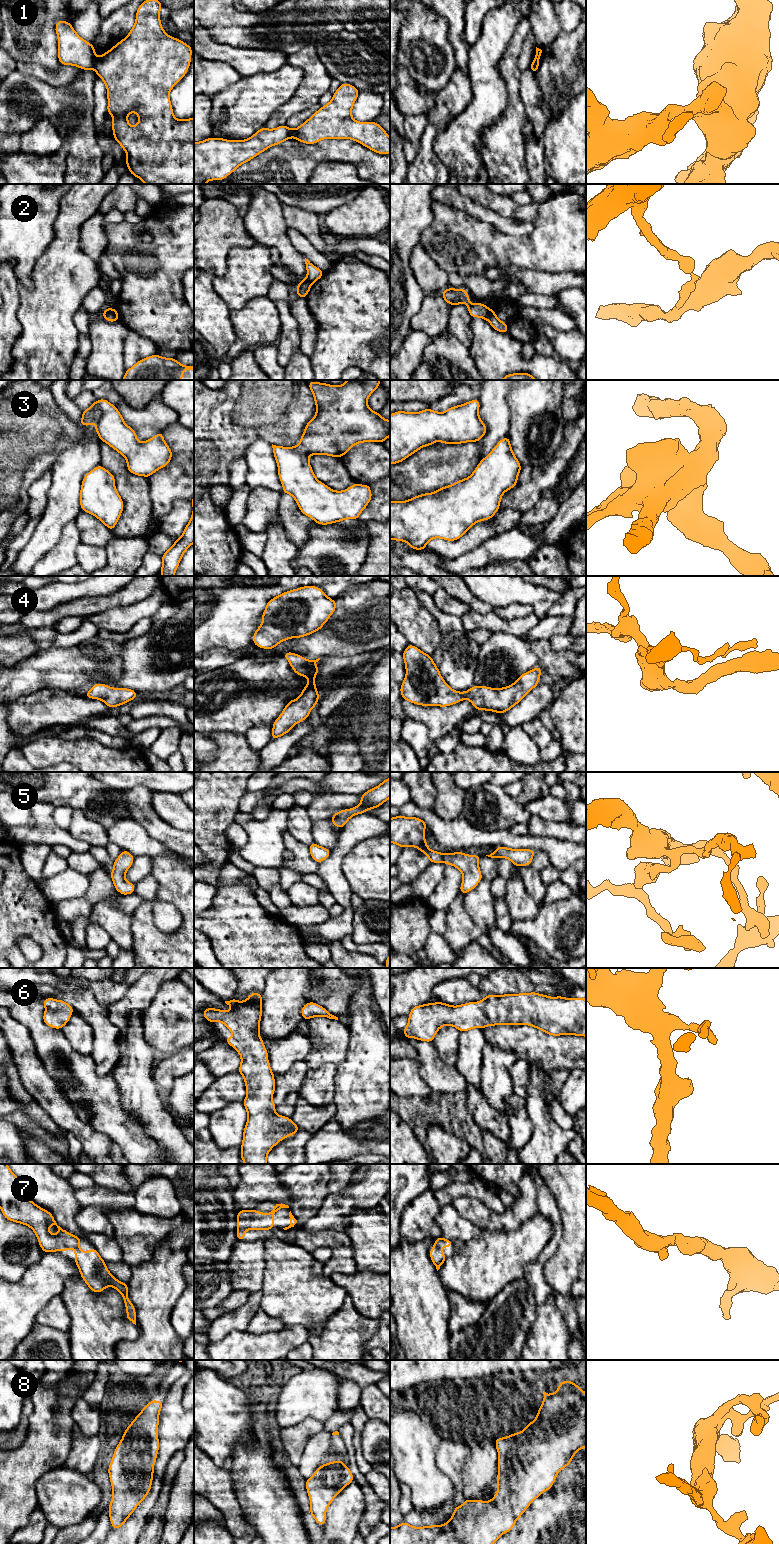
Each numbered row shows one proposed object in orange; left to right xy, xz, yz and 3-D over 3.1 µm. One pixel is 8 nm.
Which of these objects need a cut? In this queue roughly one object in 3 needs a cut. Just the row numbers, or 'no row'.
1, 2

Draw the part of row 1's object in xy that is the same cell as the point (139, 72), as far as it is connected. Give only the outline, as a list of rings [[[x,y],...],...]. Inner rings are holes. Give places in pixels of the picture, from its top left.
[[[145,0],[137,9],[135,24],[128,35],[97,58],[93,69],[106,85],[107,113],[113,116],[113,137],[126,152],[129,172],[145,184],[194,184],[194,117],[176,119],[169,97],[170,91],[189,69],[192,46],[164,31],[160,21],[162,7],[159,0]],[[131,112],[139,117],[136,126],[128,123]]]

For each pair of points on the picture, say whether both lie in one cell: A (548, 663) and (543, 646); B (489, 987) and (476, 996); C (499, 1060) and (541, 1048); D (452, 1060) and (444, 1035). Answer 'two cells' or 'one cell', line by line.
A: one cell
B: two cells
C: two cells
D: one cell

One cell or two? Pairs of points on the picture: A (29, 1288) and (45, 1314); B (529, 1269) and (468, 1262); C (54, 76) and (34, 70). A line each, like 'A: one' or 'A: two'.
A: two
B: two
C: one

